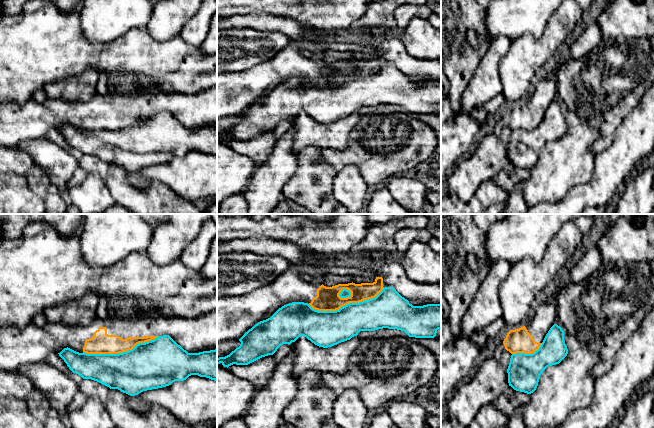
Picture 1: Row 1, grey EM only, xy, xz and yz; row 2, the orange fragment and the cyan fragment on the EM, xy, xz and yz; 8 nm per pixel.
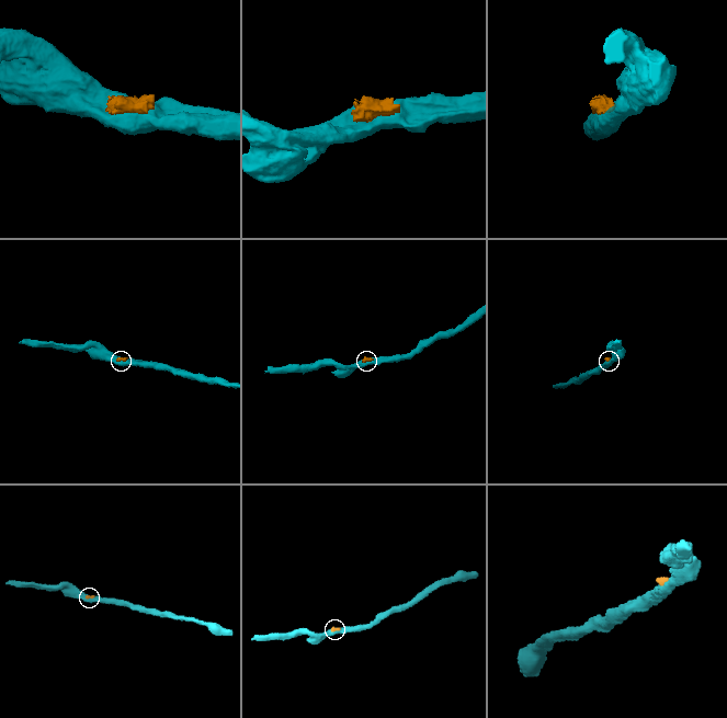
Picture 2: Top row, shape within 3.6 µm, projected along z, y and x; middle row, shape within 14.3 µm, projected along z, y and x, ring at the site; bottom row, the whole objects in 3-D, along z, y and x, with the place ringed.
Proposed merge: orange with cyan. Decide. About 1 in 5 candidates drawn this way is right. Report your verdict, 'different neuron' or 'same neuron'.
different neuron

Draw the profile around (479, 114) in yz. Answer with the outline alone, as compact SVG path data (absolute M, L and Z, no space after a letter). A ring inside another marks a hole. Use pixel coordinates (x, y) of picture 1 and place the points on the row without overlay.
M483 105L470 109L467 114L472 117L479 126L483 125L488 117Z

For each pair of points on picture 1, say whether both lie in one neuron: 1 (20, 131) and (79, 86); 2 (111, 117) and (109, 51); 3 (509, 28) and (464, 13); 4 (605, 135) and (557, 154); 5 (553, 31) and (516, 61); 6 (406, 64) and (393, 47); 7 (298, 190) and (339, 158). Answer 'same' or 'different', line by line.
1: different
2: different
3: different
4: different
5: same
6: same
7: different

